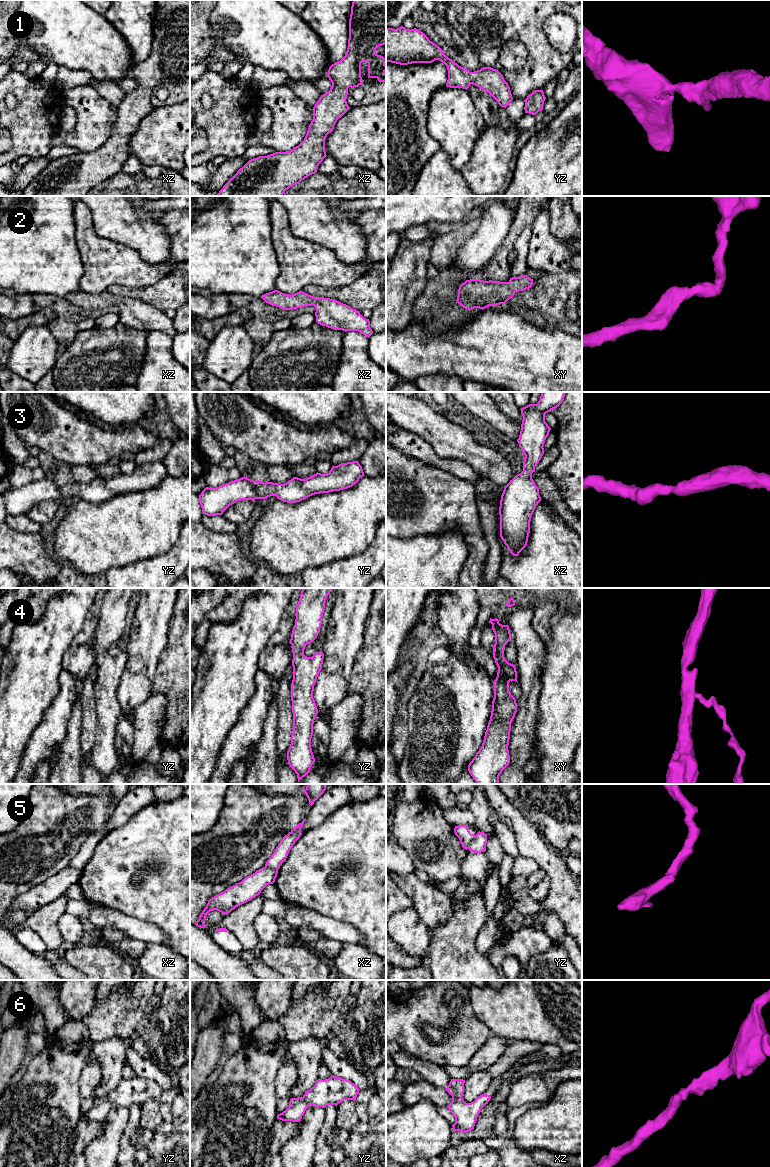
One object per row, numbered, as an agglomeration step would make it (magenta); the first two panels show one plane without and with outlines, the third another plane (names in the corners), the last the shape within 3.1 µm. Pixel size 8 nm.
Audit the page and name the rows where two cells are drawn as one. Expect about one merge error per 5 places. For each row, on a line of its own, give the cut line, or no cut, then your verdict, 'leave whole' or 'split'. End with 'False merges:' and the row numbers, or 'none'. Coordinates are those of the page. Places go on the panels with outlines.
1: cut none; leave whole
2: cut none; leave whole
3: cut none; leave whole
4: cut none; leave whole
5: cut yz (475, 835), (468, 848); split
6: cut none; leave whole
False merges: 5

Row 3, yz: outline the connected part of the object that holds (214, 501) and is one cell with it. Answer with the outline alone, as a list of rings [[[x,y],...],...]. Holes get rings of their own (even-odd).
[[[358,461],[332,466],[327,474],[317,472],[306,479],[293,477],[284,484],[254,481],[244,476],[216,488],[206,487],[199,495],[199,500],[203,514],[216,516],[222,515],[237,501],[276,496],[283,502],[296,503],[315,494],[350,488],[363,476],[365,475]]]

